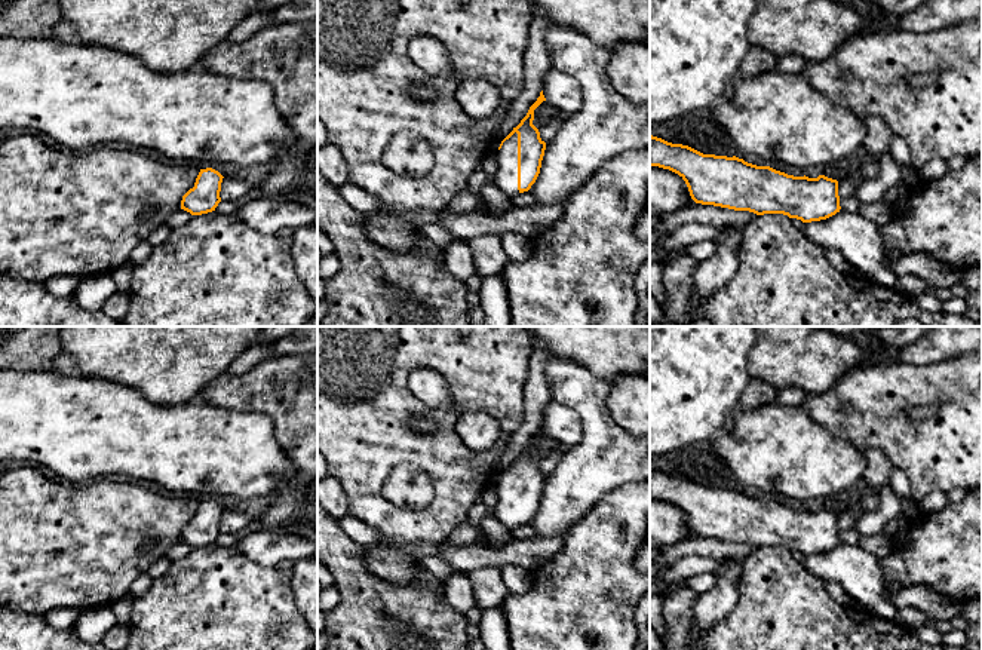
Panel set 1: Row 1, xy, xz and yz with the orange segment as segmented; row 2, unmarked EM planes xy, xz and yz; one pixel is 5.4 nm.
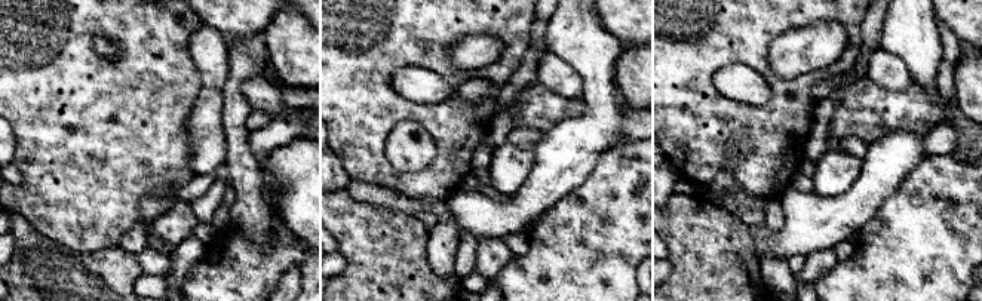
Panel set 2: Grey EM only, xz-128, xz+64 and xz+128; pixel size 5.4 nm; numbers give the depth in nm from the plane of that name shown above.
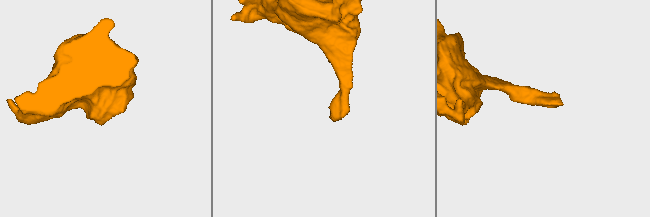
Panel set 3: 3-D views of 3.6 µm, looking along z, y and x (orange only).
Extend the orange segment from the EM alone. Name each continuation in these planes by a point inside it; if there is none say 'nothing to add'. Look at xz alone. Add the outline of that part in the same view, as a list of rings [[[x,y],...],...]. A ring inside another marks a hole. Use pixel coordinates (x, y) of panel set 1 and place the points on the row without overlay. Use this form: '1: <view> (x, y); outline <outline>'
1: xz (506, 511); outline [[[518,466],[506,472],[500,482],[494,485],[497,493],[497,506],[494,516],[510,531],[519,527],[518,522]]]

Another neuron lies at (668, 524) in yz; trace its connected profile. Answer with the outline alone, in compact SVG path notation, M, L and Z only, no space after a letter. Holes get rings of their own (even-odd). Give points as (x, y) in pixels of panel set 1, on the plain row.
M650 499L650 551L679 543L690 531L682 509L669 502Z

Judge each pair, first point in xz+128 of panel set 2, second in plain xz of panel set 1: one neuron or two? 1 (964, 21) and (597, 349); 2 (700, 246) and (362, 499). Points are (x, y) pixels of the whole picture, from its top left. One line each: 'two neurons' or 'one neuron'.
1: one neuron
2: two neurons

